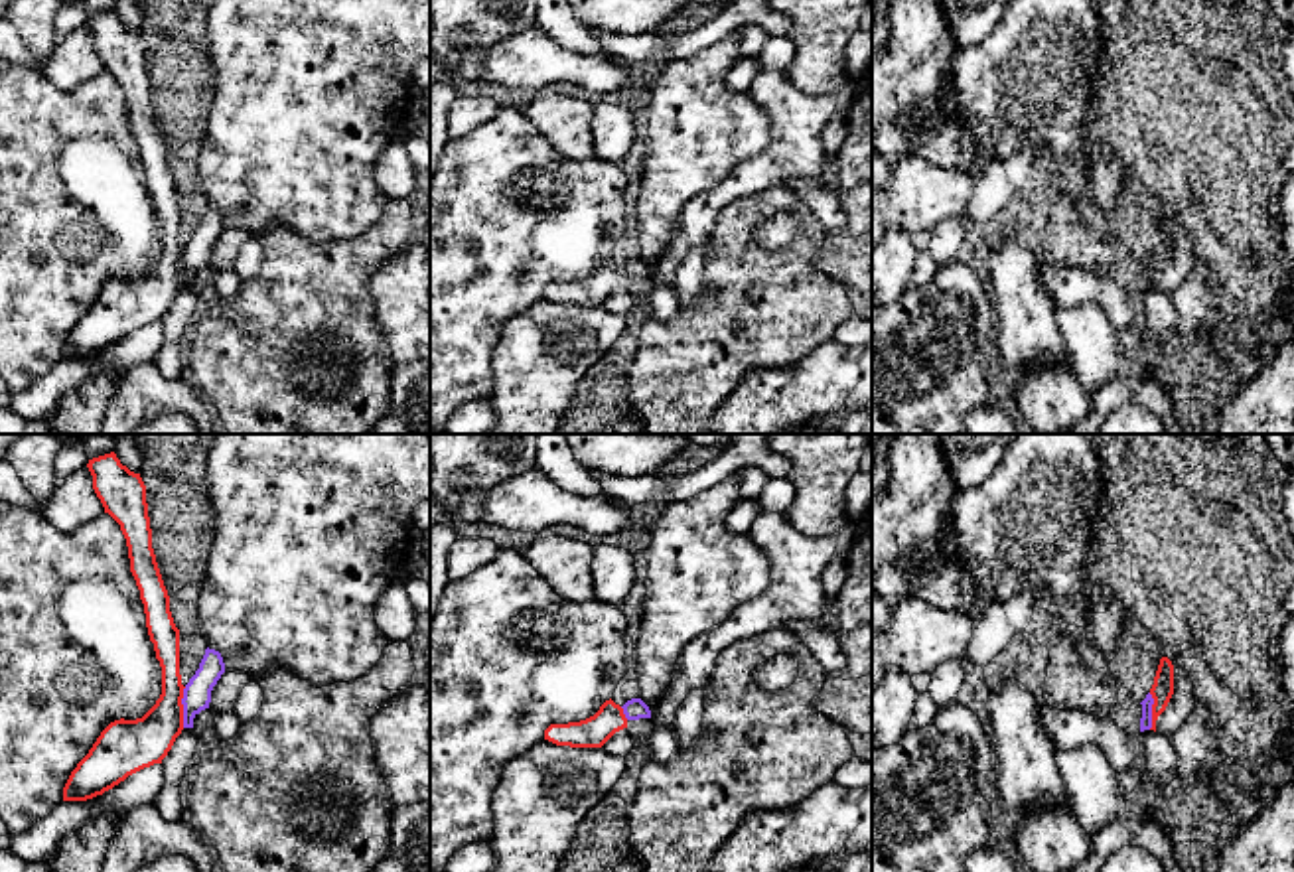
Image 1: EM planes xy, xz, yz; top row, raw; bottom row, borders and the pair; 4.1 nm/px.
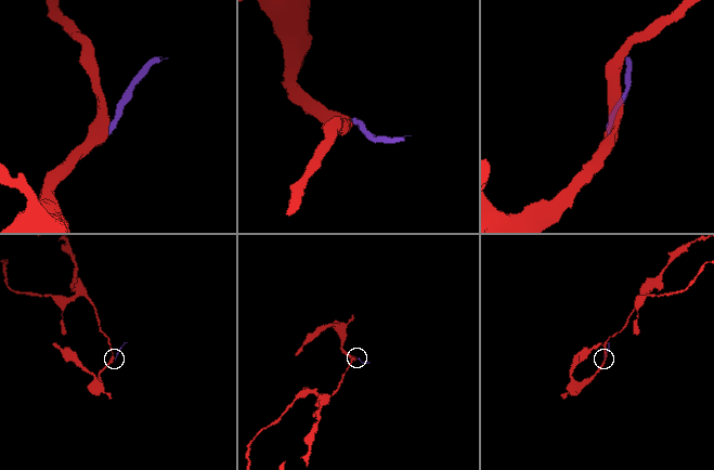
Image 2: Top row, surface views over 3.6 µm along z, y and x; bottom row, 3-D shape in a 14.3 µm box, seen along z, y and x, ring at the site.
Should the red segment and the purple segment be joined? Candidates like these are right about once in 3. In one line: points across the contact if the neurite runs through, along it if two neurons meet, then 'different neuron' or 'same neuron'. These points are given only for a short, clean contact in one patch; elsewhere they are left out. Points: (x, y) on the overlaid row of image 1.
border xy (186, 687), (182, 726); different neuron

